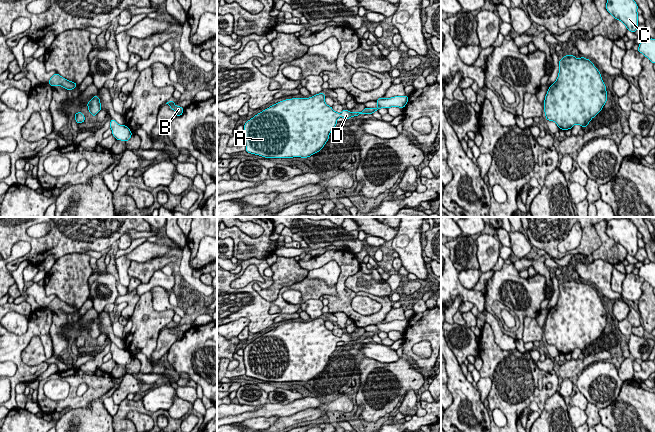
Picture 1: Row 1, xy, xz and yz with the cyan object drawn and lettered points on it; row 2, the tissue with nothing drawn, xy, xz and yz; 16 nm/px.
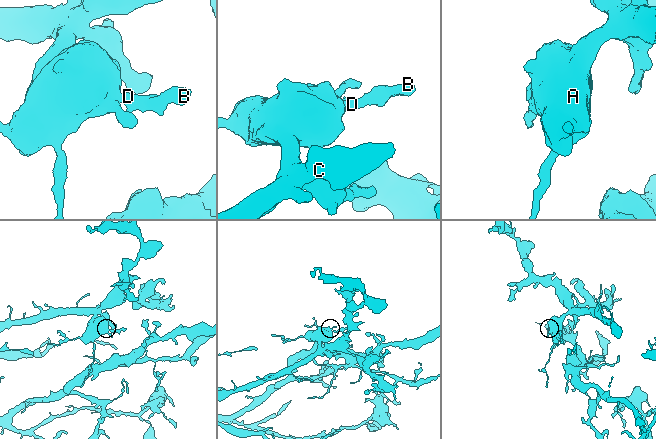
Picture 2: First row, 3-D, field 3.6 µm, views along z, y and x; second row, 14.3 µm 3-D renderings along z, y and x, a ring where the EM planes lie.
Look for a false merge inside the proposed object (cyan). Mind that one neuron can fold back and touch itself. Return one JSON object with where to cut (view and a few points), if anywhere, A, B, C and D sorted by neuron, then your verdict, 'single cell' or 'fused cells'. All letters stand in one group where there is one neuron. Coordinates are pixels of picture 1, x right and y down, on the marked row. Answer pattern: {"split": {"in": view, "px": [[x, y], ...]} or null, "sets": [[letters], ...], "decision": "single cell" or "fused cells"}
{"split": null, "sets": [["A", "B", "C", "D"]], "decision": "single cell"}

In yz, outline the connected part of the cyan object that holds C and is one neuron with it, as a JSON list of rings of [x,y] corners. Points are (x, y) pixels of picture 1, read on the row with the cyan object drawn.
[[[607,0],[606,3],[606,10],[633,33],[636,32],[639,24],[637,9],[634,0]]]

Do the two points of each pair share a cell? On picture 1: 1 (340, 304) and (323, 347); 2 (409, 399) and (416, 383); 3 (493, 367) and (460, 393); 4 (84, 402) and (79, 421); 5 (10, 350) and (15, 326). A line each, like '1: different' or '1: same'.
1: different
2: different
3: different
4: different
5: different

